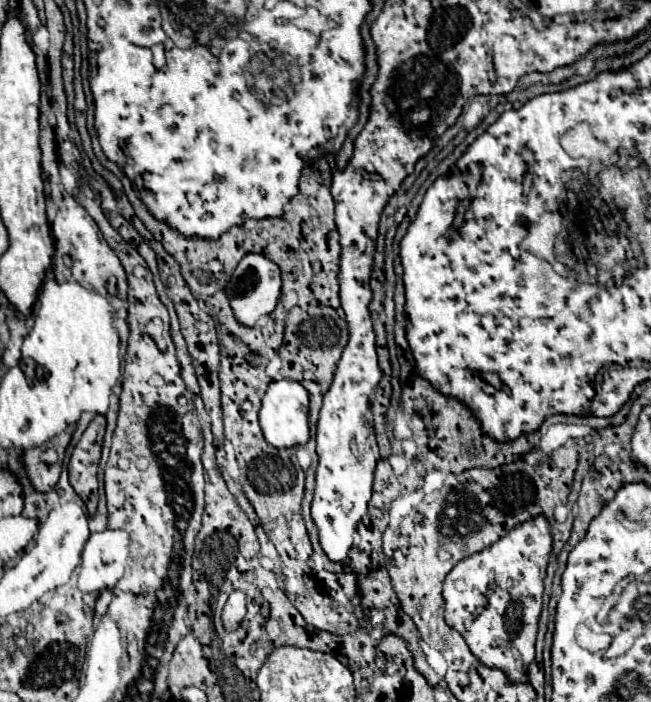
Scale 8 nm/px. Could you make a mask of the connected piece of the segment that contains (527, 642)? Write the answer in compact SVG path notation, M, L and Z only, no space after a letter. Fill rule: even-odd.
M540 514L532 520L526 520L512 528L506 536L502 536L492 546L476 552L464 560L460 560L444 582L444 618L446 622L458 630L468 642L472 654L490 668L500 668L508 674L512 682L526 680L526 668L534 660L534 642L538 634L538 618L542 612L542 594L544 594L544 576L548 558L552 552L552 532L548 520Z

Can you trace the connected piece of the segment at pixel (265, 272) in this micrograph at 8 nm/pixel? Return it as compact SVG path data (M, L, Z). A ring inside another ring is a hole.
M246 254L240 260L238 268L234 270L234 274L226 286L234 316L244 326L254 326L260 320L260 316L272 314L272 310L276 308L278 298L280 298L280 288L282 288L280 268L262 254Z

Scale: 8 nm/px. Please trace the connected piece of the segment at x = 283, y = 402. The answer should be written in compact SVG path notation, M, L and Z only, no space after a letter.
M278 380L268 386L260 408L260 428L264 438L274 448L290 448L296 444L306 444L310 440L308 432L308 390L294 380Z

